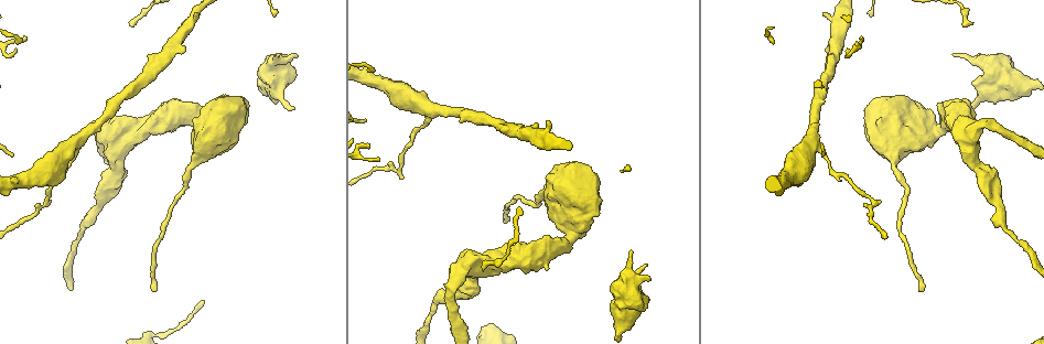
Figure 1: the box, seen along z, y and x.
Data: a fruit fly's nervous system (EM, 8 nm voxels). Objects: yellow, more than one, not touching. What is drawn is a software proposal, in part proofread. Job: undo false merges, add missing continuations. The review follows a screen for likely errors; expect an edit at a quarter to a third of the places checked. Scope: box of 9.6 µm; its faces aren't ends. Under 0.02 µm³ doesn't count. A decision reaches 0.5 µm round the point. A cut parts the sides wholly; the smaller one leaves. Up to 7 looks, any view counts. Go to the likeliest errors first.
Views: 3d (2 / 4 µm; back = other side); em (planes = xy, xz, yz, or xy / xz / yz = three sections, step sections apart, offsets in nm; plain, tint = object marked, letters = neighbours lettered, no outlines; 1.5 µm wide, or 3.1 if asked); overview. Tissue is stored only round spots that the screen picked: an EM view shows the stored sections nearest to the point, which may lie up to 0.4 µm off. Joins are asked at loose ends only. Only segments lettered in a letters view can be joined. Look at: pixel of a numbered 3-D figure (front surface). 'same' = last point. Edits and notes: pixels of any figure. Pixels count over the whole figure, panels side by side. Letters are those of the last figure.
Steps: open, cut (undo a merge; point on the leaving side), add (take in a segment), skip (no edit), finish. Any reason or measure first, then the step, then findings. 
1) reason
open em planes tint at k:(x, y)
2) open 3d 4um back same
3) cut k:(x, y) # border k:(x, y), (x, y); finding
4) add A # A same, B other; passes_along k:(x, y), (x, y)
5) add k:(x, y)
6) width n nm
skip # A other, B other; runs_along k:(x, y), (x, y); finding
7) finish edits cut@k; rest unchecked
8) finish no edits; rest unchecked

stops while still wide
open em xy step 8 letters at 1:(650, 279)

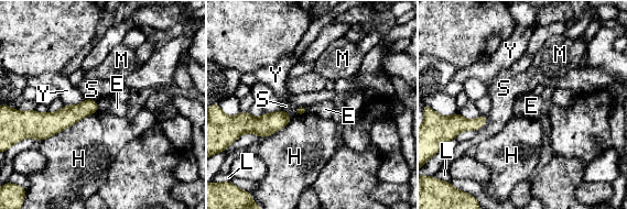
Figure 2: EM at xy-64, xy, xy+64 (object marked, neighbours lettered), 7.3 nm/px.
skip # E other, H other, L other, M other, S other, Y other; no lettered segment goes on from it

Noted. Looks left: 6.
three-way junction
open em xz step 8 tint at 1:(428, 109)

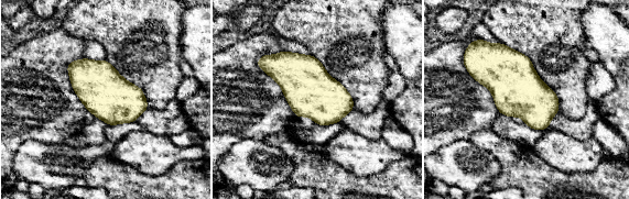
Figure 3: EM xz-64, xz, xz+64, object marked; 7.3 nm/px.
open em planes tint same

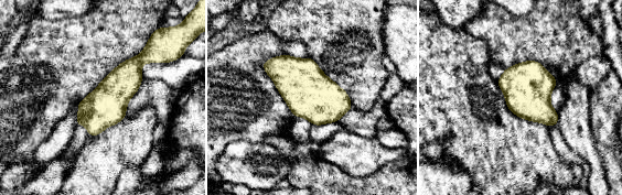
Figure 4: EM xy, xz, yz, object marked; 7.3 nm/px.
open em planes letters same

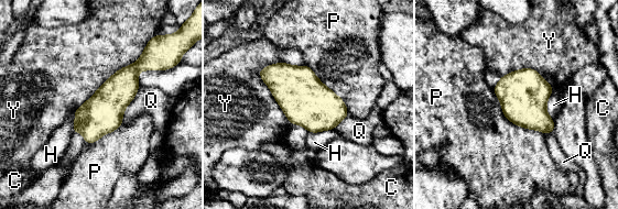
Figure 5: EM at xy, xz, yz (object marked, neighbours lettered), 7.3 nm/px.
width 300 nm
skip # C other, H other, P other, Q other, Y other; border 5:(144, 47), (73, 113); all the same cell

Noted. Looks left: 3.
long arm stops here
open em yz step 4 tint at 1:(507, 220)

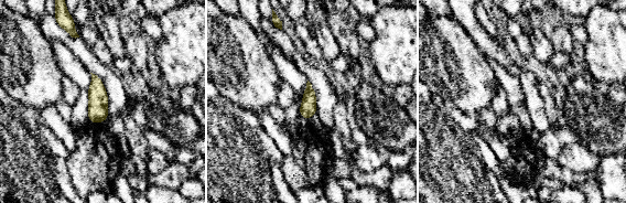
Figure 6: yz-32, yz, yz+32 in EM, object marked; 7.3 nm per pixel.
open em planes letters same

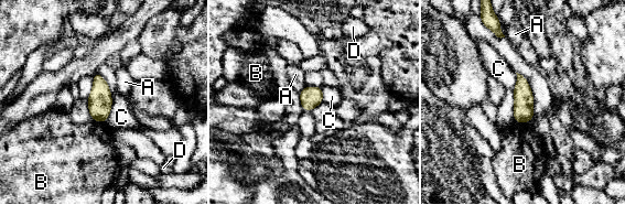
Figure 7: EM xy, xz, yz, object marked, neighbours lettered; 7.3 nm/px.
width 140 nm
skip # A other, B other, C other, D other; border 7:(111, 97), (111, 110), (105, 121); no lettered segment goes on from it

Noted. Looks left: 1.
finish no edits; rest unchecked

